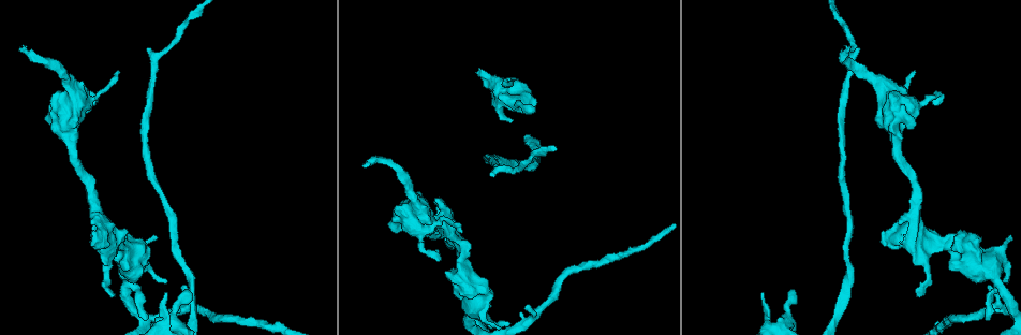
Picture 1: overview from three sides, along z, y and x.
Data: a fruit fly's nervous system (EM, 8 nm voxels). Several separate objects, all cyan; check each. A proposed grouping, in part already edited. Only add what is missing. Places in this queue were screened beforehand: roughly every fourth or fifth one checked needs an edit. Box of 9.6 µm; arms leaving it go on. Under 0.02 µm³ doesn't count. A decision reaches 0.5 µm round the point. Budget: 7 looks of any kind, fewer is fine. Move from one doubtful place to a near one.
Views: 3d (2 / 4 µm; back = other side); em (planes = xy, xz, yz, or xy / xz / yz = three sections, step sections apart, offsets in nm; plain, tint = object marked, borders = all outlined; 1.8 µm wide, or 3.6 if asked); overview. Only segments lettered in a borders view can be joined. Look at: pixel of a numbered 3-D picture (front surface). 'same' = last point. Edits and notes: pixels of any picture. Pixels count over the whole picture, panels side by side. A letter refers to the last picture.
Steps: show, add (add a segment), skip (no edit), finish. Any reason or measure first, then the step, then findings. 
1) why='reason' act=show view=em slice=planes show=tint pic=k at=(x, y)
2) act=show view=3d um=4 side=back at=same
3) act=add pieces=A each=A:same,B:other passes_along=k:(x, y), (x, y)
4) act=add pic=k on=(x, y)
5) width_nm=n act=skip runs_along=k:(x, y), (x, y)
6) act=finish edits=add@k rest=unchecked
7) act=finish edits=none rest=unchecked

why='free end' act=show view=em slice=xz step=16 show=borders pic=1 at=(986, 318)

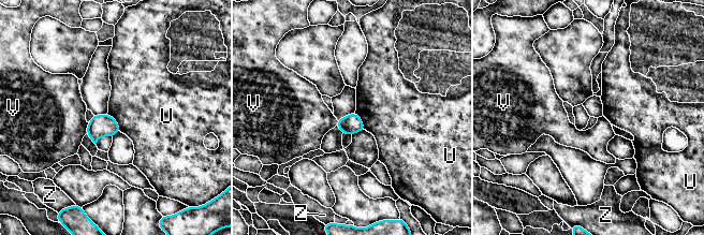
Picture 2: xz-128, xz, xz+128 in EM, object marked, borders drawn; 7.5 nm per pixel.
longest_contact=U:170nm act=skip each=U:other,V:other,Z:other found='none of them fits'

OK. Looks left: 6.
why='tapers out' act=show view=em um=3.6 slice=planes show=borders pic=1 at=(762, 292)

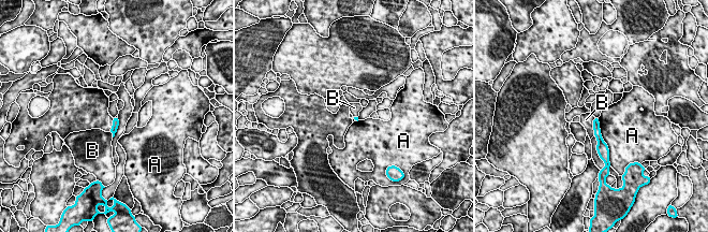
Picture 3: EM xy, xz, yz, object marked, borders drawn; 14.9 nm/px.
longest_contact=A:550nm act=skip each=A:other,B:other runs_along=3:(595, 120), (596, 133), (602, 147) found='none of them fits'

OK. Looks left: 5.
why='end of a long branch' act=show view=em slice=planes show=borders pic=1 at=(843, 45)

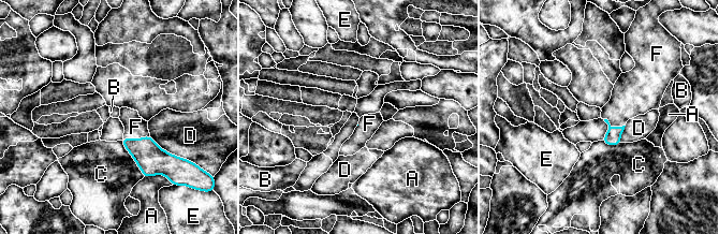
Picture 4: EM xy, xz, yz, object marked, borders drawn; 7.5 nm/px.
act=add pieces=F each=A:other,B:other,C:other,D:other,E:other,F:same passes_along=4:(152, 160), (136, 140), (135, 127) found='it goes on there'

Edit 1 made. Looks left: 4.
act=finish edits=add@4 rest=unchecked

